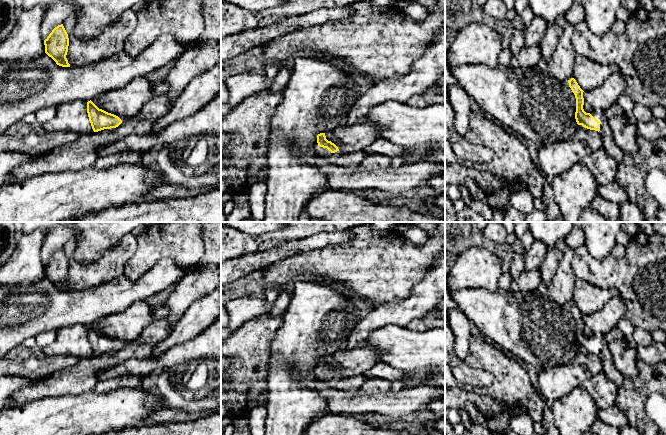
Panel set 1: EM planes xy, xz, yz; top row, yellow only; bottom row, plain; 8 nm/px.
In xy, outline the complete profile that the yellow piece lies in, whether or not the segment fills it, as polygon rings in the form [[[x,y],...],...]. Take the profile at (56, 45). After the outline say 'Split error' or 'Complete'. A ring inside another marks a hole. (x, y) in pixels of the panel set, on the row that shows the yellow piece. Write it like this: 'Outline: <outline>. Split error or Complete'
Outline: [[[63,24],[55,27],[44,40],[45,53],[51,57],[57,65],[70,67],[66,58],[69,46],[68,34]]]. Complete

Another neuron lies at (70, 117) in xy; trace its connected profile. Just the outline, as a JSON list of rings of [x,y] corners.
[[[77,100],[57,107],[55,117],[43,128],[48,132],[73,132],[88,134],[93,131],[87,113],[87,103]]]

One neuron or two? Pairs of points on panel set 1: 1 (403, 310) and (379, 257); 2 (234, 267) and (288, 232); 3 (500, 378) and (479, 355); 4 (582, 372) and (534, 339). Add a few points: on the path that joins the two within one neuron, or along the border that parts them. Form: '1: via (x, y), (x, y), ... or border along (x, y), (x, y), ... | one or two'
1: border along (415, 284), (405, 298), (376, 304) | two
2: border along (279, 245), (234, 258) | two
3: via (498, 372), (485, 359) | one
4: border along (571, 362), (547, 368) | two

